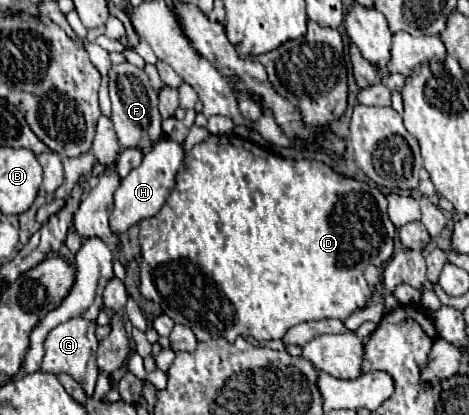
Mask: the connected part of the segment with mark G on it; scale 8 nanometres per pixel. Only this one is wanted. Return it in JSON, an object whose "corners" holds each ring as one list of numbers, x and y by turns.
{"corners":[[79,317,69,319,49,331,49,335,45,339,45,357,41,361,41,371,53,373,53,375,61,375,61,373,71,375,91,397,97,375,99,375,99,369,95,363,95,351,97,351,95,325,87,323,87,319,79,319]]}

